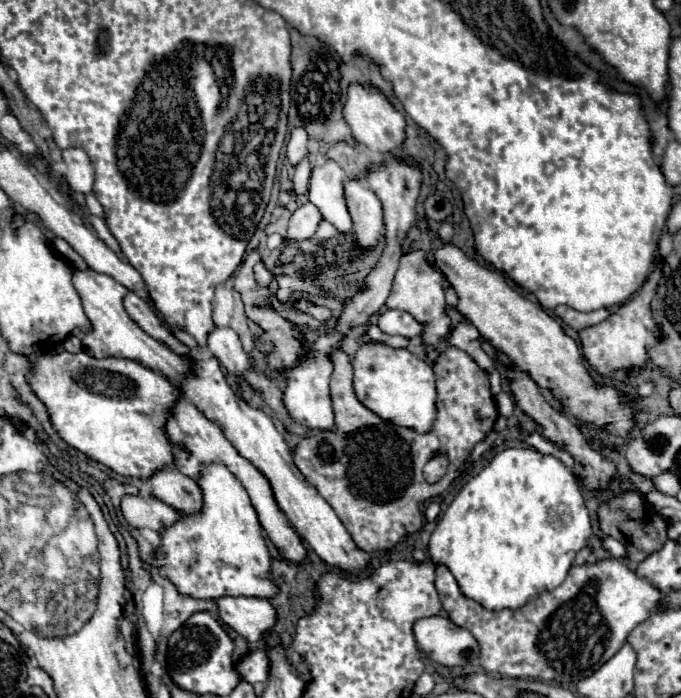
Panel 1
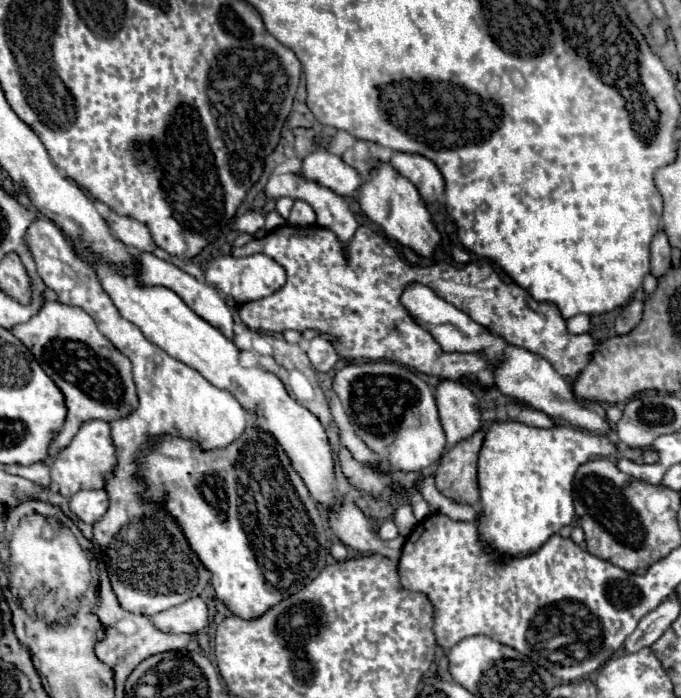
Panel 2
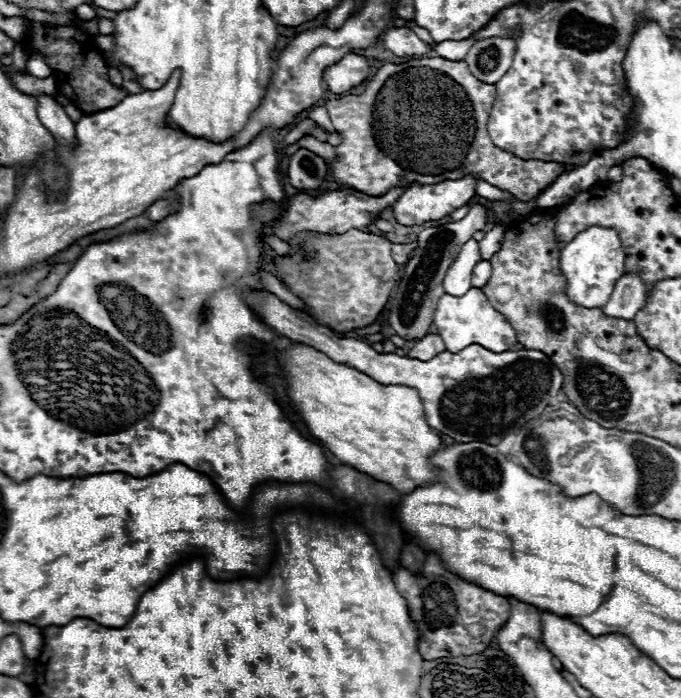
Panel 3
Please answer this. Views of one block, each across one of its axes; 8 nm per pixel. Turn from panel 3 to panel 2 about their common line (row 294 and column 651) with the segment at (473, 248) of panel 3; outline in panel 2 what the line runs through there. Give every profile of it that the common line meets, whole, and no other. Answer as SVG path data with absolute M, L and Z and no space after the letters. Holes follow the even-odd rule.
M494 420L488 428L486 428L486 434L484 434L484 442L482 442L482 450L480 450L480 460L478 460L478 482L480 482L480 506L484 510L484 514L480 516L480 540L486 544L488 550L492 552L498 552L498 554L506 554L506 556L526 556L528 552L534 552L536 548L540 548L540 544L544 544L552 534L556 534L562 526L568 526L572 524L574 520L574 504L572 504L572 478L578 470L580 464L588 462L592 456L628 456L636 462L656 462L658 460L658 454L656 452L644 452L644 450L636 450L636 448L628 448L628 446L622 446L622 450L618 448L618 444L614 444L610 438L606 436L590 436L588 432L582 432L582 430L574 430L572 426L556 426L554 430L552 428L534 428L534 426L526 426L522 422L516 422L516 420Z

